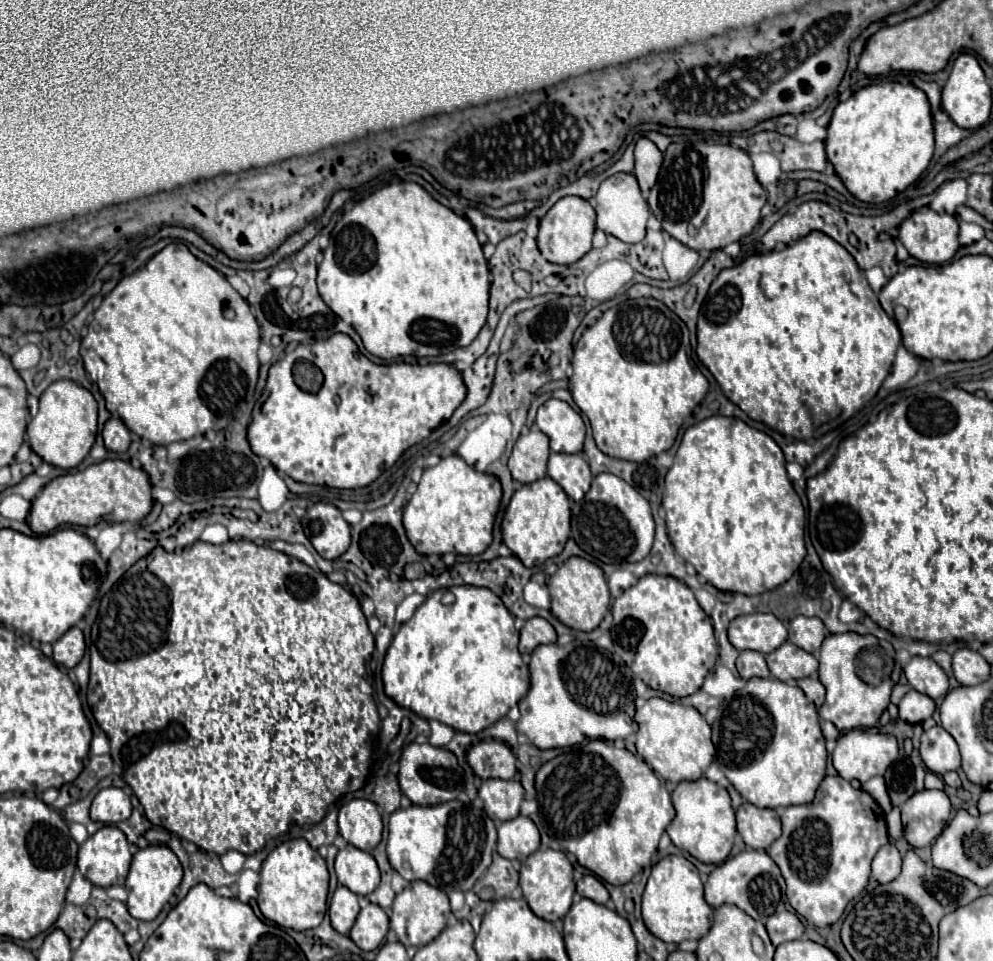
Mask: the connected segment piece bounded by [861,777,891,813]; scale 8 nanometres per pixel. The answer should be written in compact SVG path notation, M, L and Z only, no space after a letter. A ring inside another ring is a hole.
M873 777L869 781L865 781L861 785L863 791L867 791L879 805L885 813L891 811L891 799L889 799L889 793L887 793L887 787L885 787L885 779L883 777Z

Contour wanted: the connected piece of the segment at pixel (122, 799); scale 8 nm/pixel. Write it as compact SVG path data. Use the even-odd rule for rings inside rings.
M119 787L101 789L91 803L91 819L99 823L115 825L119 821L129 819L129 815L131 815L131 799Z

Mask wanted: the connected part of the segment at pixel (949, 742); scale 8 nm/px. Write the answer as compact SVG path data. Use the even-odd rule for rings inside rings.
M935 725L921 735L919 753L927 769L937 775L943 775L947 771L955 771L961 767L959 747L955 739L941 725Z

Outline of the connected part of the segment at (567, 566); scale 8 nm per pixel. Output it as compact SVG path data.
M569 557L557 569L557 573L547 579L547 587L551 591L551 613L571 629L593 631L609 611L611 595L605 581L605 573L601 571L601 567L583 557Z

